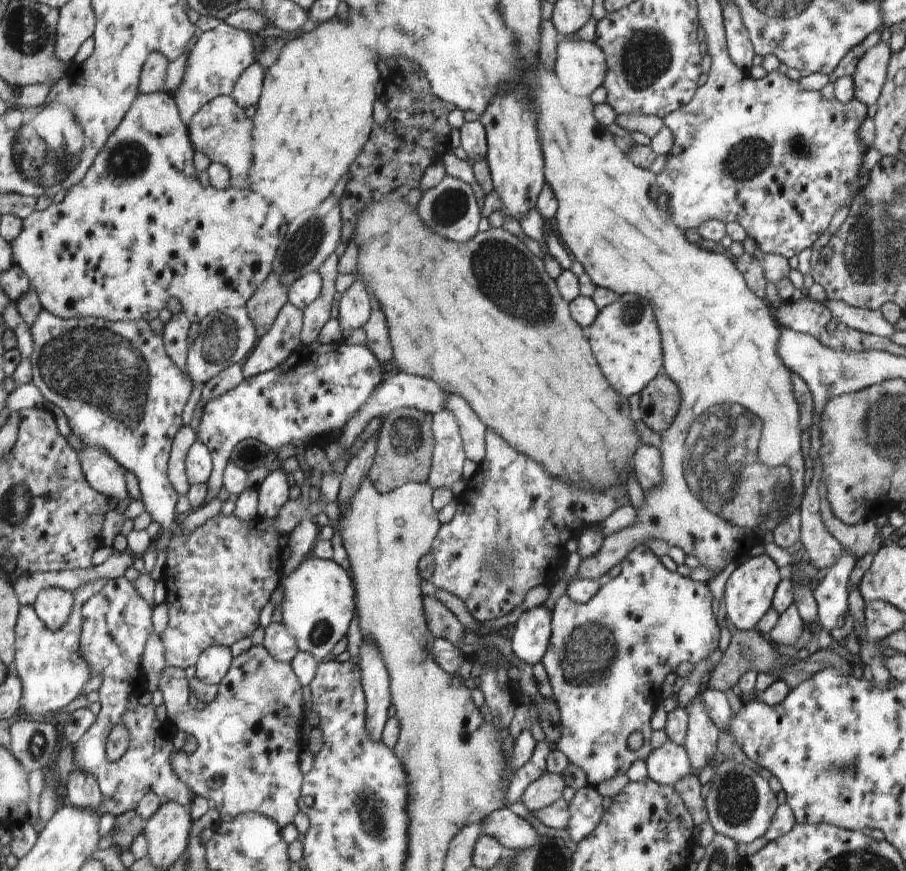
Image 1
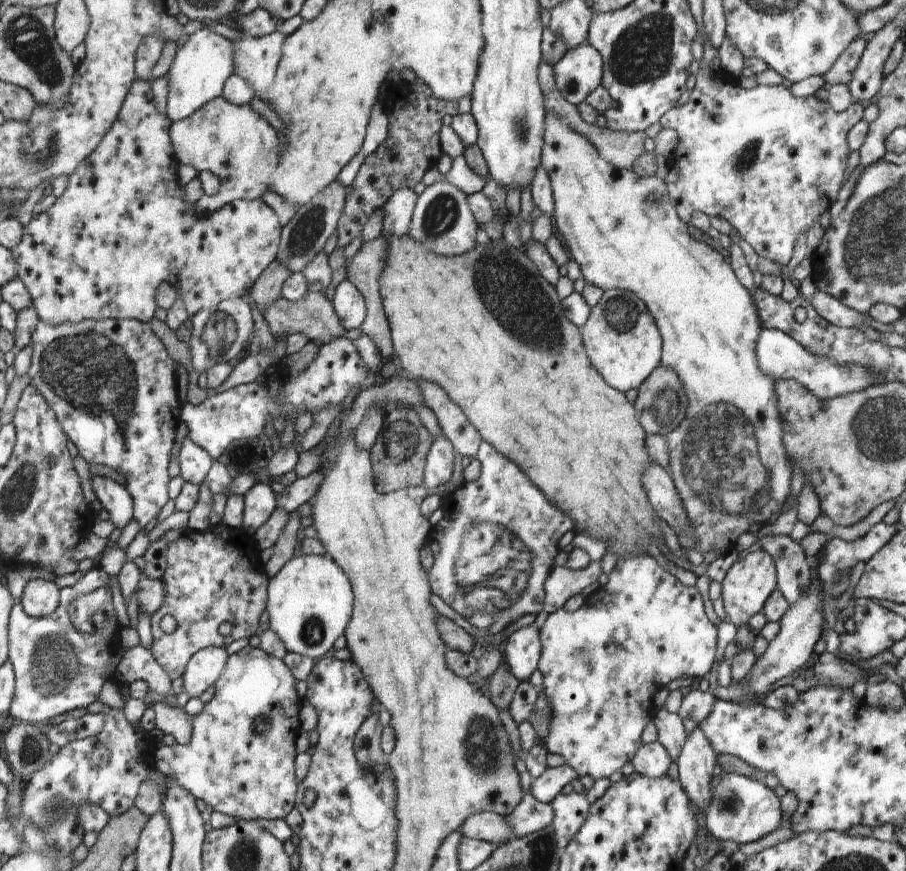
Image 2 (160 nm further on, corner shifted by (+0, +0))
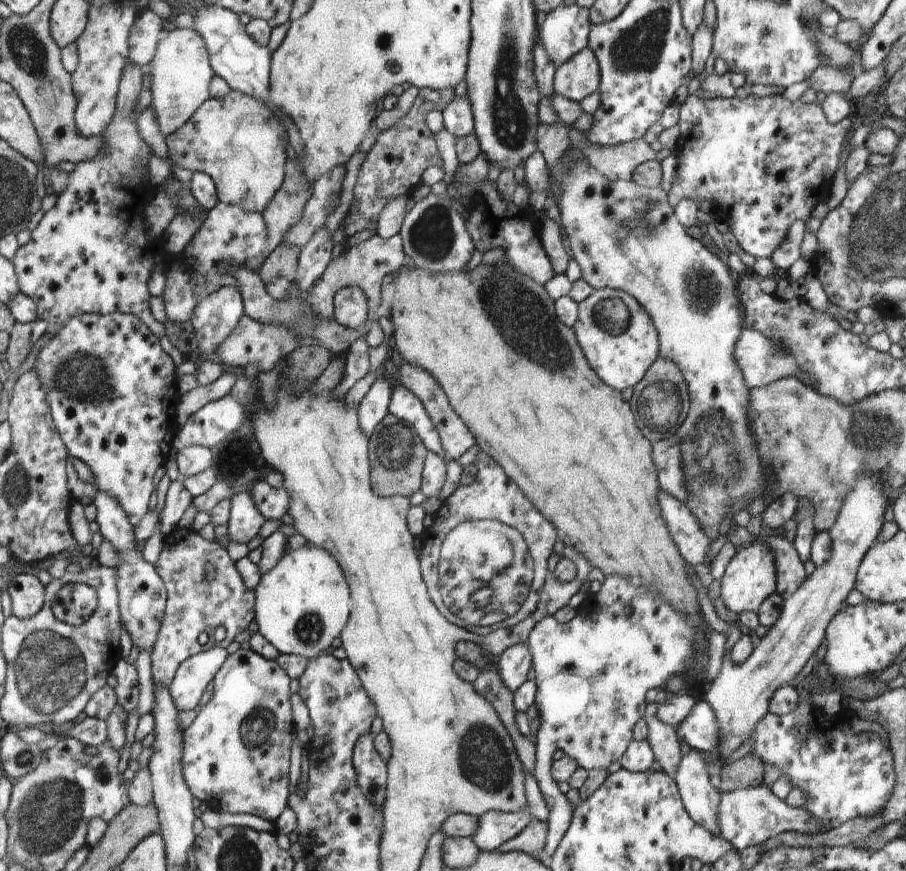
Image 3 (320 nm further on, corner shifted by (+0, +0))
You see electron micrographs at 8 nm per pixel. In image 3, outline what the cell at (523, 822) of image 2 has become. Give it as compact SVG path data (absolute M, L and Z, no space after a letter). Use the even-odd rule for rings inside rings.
M529 810L517 813L491 811L480 815L471 836L480 851L496 851L500 845L514 838L534 820Z

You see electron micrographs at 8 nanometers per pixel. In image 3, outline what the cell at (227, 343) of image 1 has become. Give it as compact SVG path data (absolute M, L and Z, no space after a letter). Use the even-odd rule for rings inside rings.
M234 285L220 287L210 297L200 300L190 321L195 330L194 348L201 359L215 359L216 347L244 314L241 292Z

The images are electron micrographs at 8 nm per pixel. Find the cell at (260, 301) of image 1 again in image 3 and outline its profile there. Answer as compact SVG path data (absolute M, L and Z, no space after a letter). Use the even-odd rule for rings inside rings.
M281 242L262 262L262 267L258 269L259 277L264 283L272 281L276 277L294 280L297 273L296 264L299 264L298 252L300 251L301 248L298 245L287 245Z

